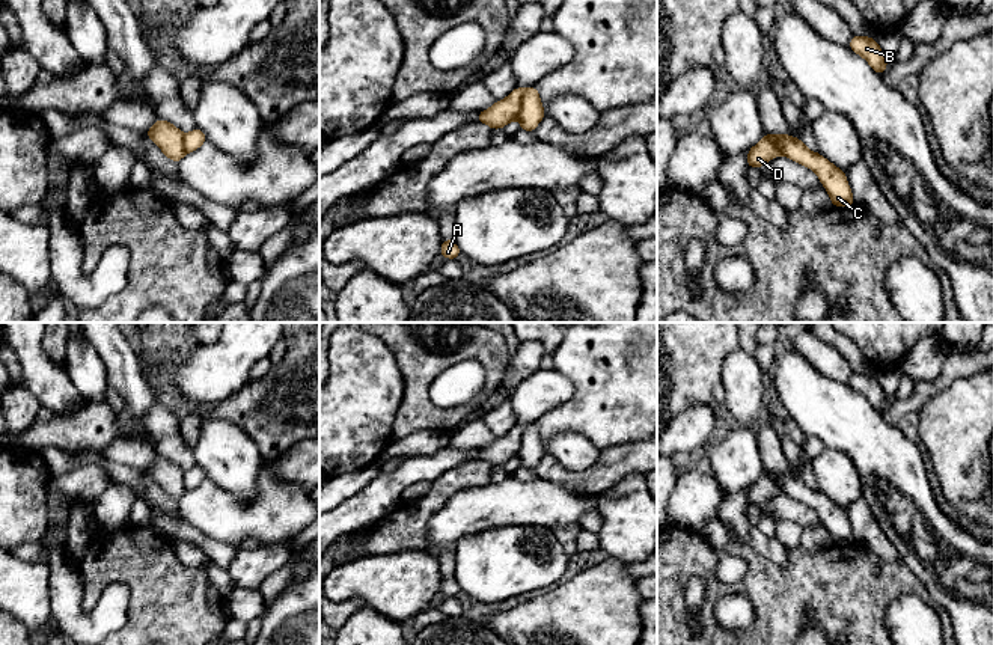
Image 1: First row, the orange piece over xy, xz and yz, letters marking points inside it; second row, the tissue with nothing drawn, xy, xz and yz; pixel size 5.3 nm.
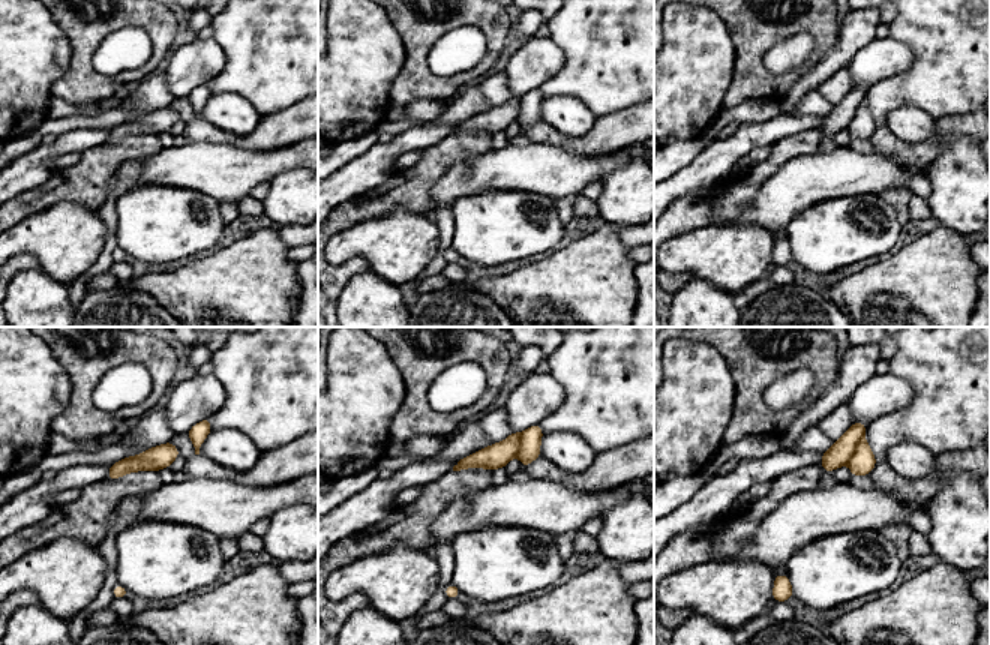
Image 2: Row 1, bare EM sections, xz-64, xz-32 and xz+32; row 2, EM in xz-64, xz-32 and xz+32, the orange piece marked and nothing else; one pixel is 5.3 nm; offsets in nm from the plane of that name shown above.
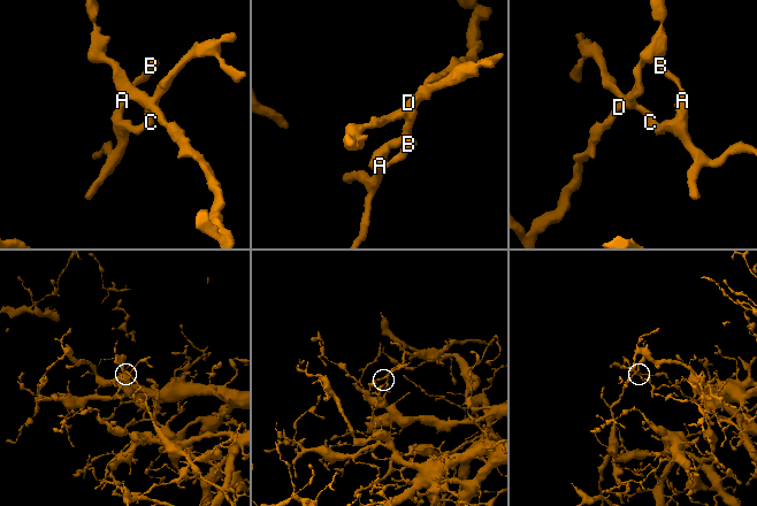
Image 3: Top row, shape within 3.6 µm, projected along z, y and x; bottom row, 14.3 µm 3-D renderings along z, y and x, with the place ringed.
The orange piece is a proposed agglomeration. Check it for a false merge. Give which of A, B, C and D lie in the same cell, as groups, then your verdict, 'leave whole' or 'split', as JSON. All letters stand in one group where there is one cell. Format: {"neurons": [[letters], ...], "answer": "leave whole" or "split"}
{"neurons": [["A", "B", "C"], ["D"]], "answer": "split"}

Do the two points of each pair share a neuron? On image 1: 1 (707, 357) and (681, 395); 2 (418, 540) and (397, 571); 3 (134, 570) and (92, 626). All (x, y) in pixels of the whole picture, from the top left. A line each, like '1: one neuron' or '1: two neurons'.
1: one neuron
2: two neurons
3: two neurons

